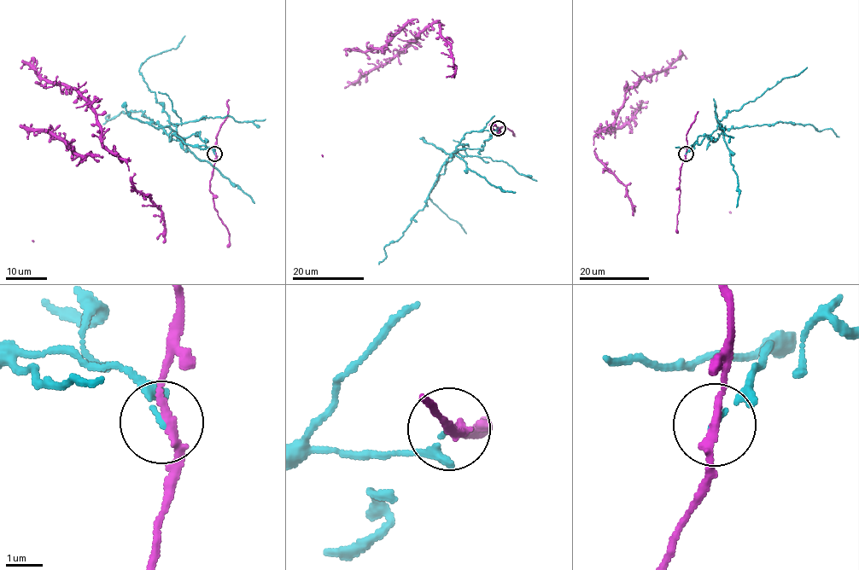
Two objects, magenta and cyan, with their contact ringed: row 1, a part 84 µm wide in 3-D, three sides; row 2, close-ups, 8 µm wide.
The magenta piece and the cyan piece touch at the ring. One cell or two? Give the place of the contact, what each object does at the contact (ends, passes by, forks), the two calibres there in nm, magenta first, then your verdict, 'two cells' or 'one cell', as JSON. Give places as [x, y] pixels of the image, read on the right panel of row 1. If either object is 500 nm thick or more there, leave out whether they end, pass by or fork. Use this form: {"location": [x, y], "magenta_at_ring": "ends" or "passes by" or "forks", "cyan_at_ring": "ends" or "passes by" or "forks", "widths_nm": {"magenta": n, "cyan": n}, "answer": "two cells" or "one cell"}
{"location": [686, 154], "magenta_at_ring": "passes by", "cyan_at_ring": "ends", "widths_nm": {"magenta": 190, "cyan": 110}, "answer": "two cells"}

